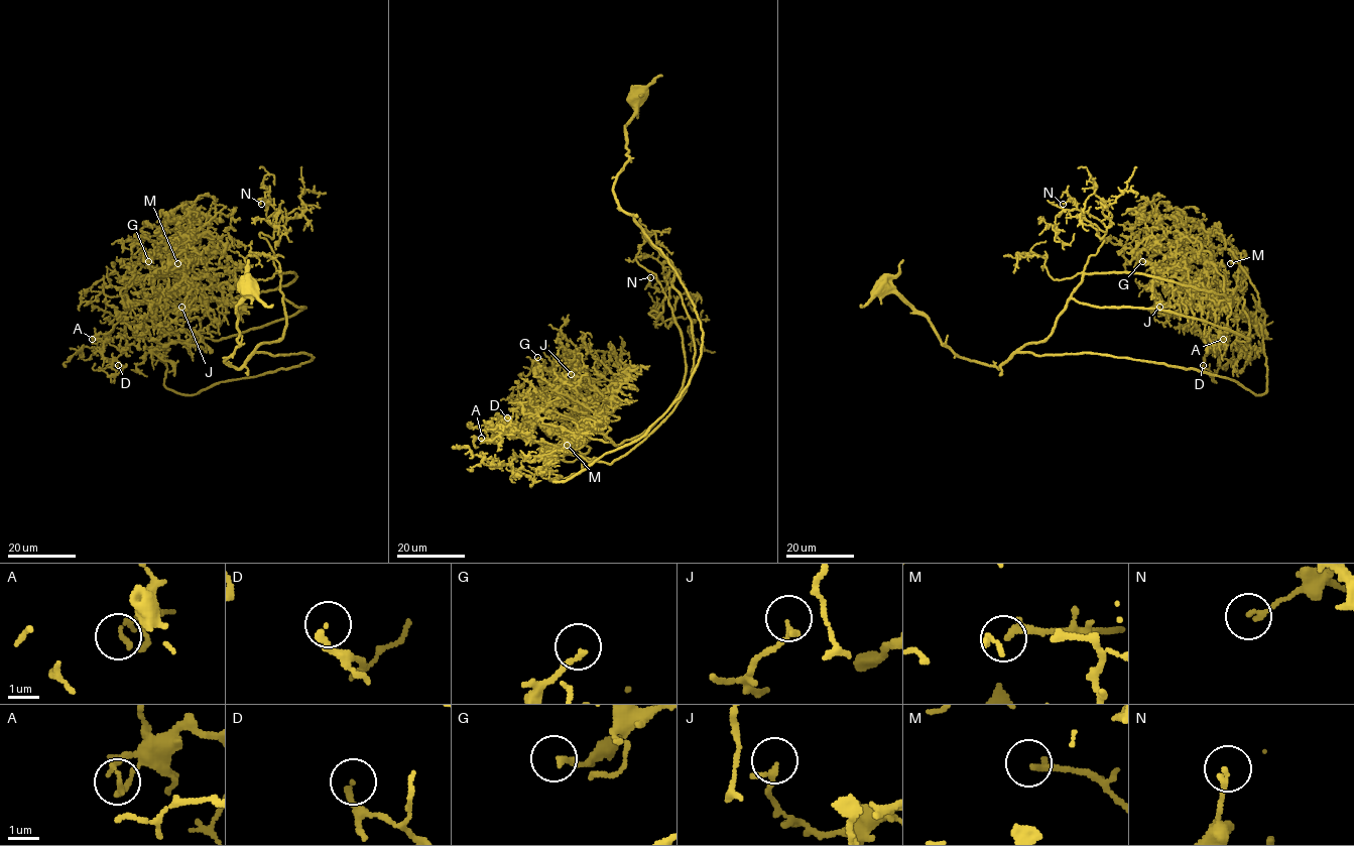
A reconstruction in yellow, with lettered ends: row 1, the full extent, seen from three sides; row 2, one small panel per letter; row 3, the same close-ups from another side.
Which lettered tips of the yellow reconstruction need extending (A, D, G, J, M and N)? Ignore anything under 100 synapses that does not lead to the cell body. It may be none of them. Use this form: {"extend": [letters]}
{"extend": ["M"]}

